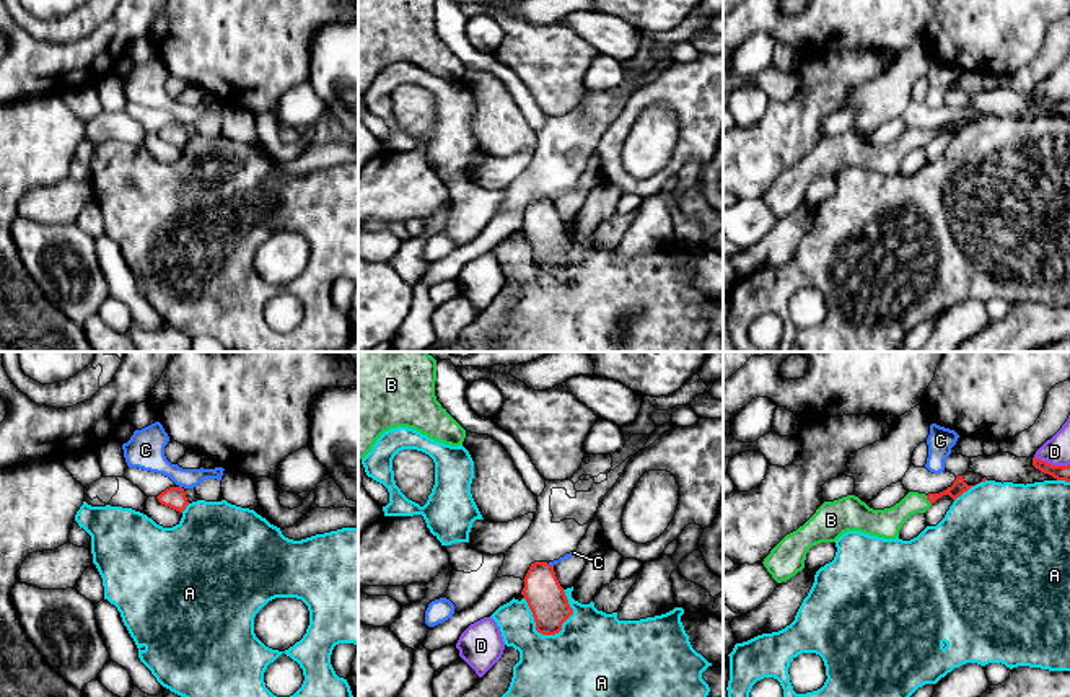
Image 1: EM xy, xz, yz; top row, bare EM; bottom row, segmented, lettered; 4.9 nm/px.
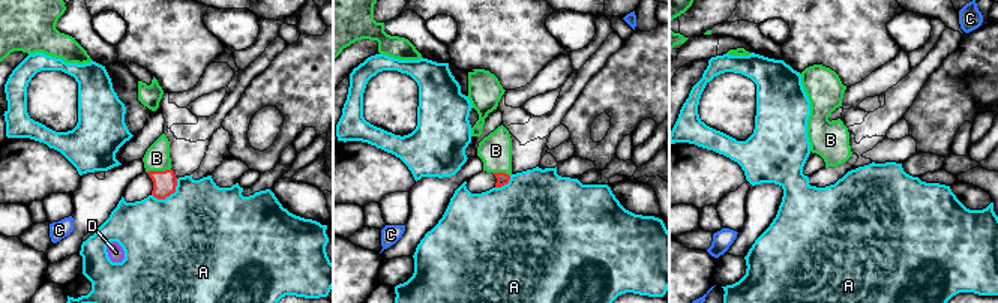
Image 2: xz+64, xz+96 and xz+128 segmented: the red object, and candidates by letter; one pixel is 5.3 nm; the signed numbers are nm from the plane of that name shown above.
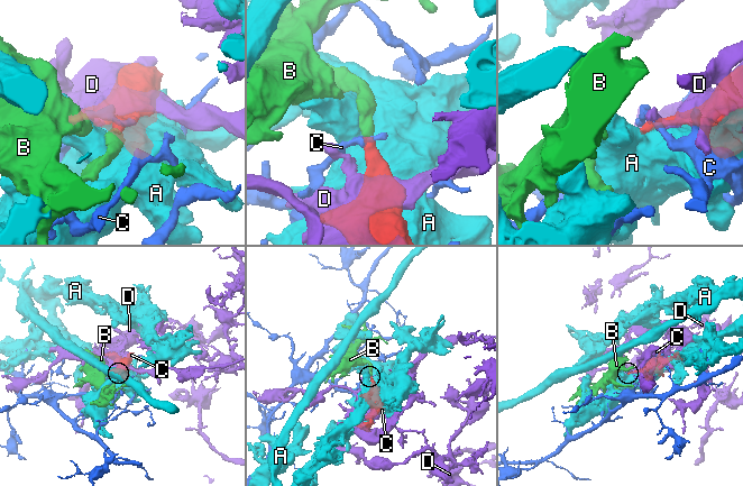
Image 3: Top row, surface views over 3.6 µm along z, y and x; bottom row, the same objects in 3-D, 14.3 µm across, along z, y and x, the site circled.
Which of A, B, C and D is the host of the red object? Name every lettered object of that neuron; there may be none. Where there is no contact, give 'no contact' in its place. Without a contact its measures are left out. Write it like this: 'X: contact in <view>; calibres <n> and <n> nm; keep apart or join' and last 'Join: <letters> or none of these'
A: contact in xz; calibres 190 and 440 nm; keep apart
B: contact in yz; calibres 70 and 150 nm; join
C: contact in xz; calibres 190 and 20 nm; keep apart
D: contact in yz; calibres 80 and 140 nm; keep apart
Join: B

